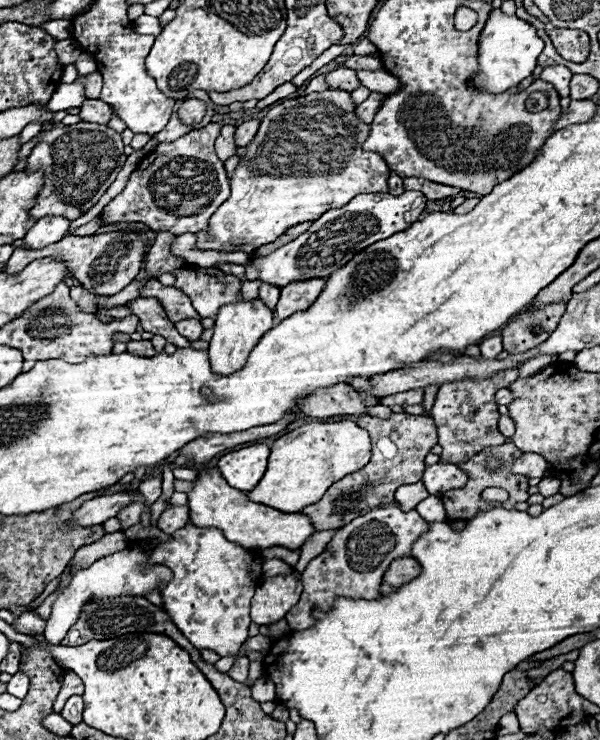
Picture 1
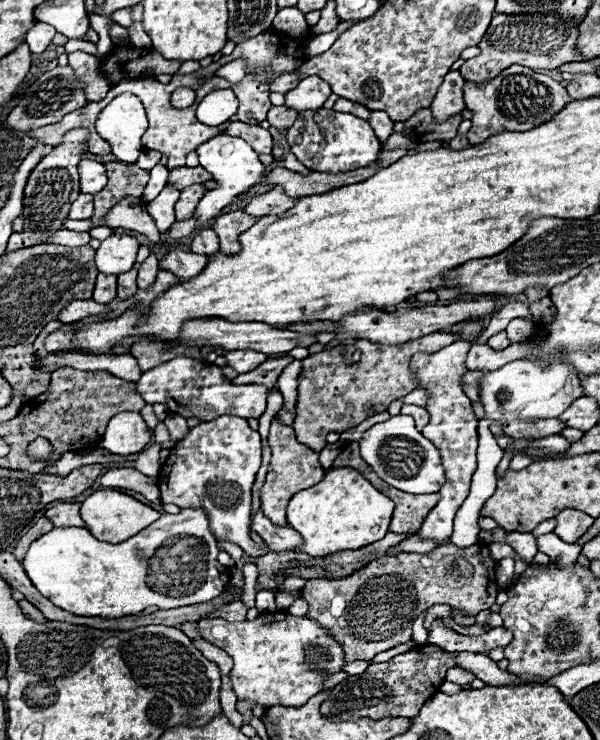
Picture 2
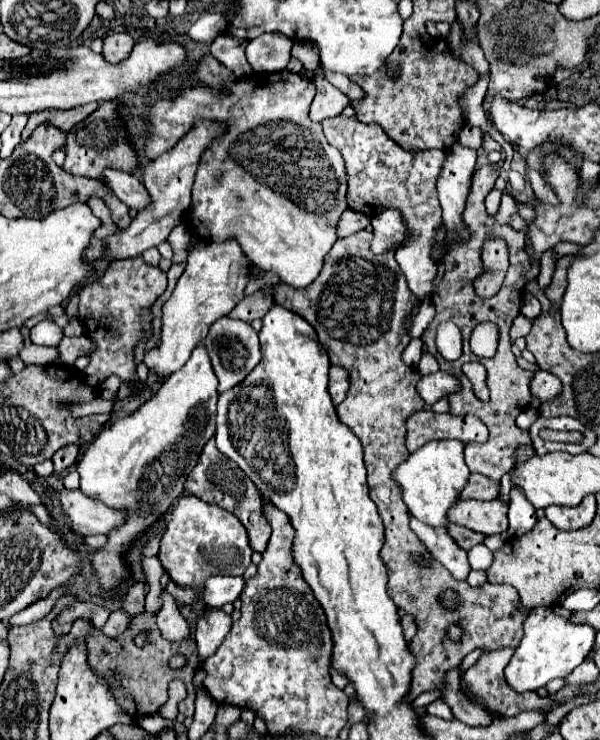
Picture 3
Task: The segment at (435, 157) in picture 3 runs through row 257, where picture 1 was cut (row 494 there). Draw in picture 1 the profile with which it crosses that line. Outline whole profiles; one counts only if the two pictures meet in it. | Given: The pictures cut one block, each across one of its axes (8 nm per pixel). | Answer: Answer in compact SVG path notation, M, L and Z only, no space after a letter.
M416 482L416 484L406 484L400 486L396 490L396 500L400 502L400 506L404 506L406 510L412 510L420 500L424 500L428 494L426 486L422 482Z

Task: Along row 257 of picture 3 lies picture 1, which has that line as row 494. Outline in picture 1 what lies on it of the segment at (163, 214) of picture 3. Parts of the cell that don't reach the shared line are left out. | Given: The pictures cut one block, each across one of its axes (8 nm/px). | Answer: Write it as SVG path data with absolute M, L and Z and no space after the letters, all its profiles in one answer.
M116 492L92 498L84 504L84 508L76 510L74 522L78 526L94 526L104 524L108 518L114 518L122 508L128 506L128 500L134 500L134 492Z

